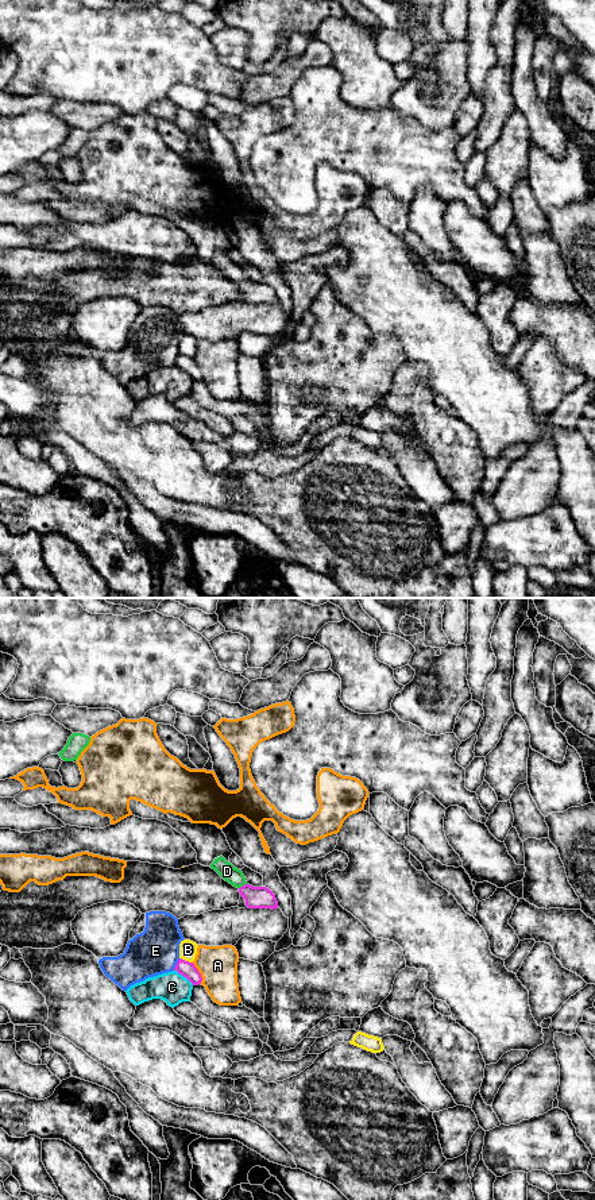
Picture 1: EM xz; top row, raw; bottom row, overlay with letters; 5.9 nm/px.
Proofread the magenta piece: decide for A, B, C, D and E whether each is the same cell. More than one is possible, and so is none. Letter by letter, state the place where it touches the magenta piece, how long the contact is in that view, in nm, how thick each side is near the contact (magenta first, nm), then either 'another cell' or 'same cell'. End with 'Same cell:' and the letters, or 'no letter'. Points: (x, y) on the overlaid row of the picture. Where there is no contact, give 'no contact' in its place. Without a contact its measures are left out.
A: xz (200, 973) | 140 nm | 90/220 nm | another cell
B: xz (186, 961) | 90 nm | 90/110 nm | another cell
C: xz (184, 976) | 150 nm | 90/190 nm | another cell
D: xz (243, 886) | 60 nm | 130/100 nm | same cell
E: xz (177, 964) | 80 nm | 90/280 nm | another cell
Same cell: D

